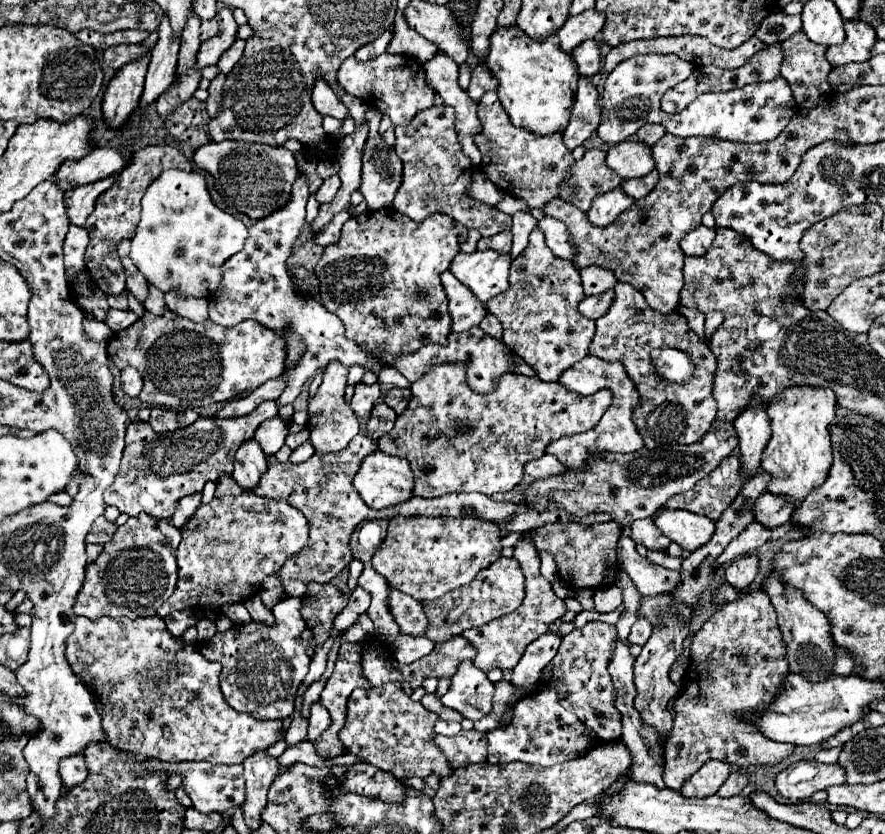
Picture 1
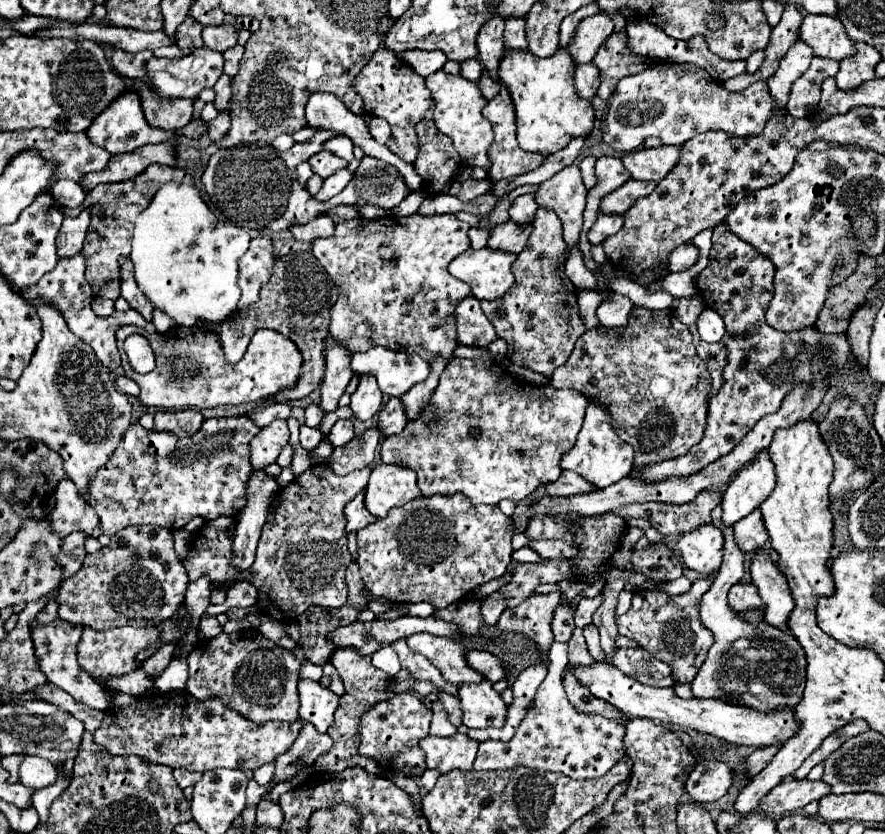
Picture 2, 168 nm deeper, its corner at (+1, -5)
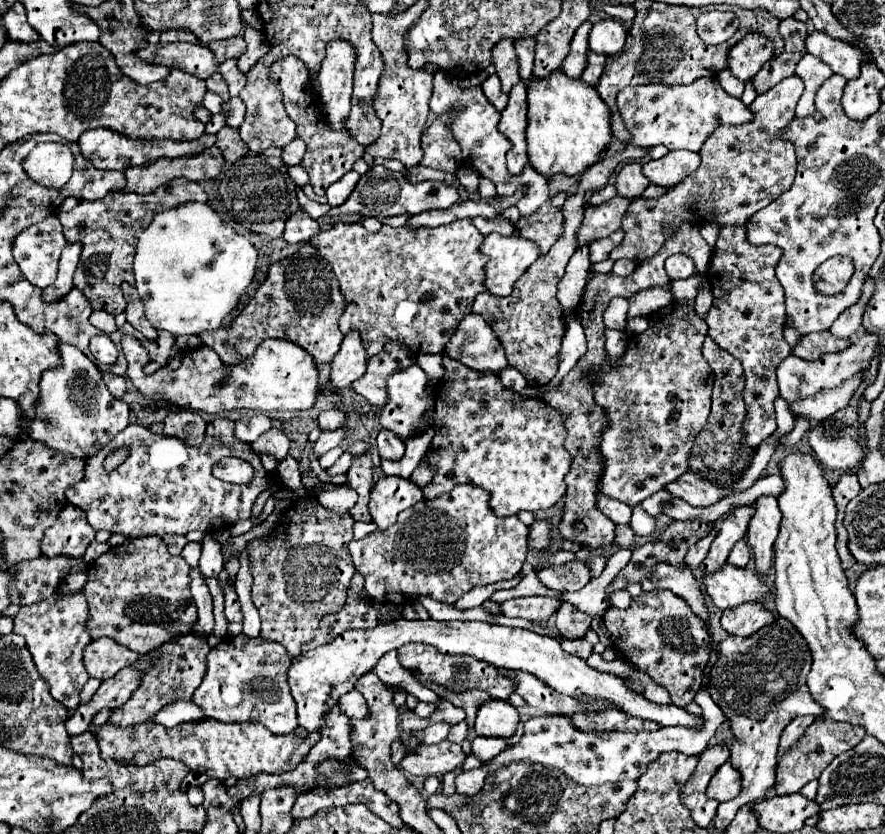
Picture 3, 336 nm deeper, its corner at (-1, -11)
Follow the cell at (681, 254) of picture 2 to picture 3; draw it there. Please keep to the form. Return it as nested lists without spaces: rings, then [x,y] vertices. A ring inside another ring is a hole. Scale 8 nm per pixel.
[[[672,255],[666,259],[666,273],[670,279],[686,279],[696,273],[696,267],[688,255]]]

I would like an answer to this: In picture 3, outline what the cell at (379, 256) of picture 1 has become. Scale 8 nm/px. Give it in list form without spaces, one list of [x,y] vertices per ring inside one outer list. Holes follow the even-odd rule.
[[[460,219],[460,221],[452,221],[448,225],[438,225],[438,227],[418,227],[418,229],[412,229],[412,227],[398,227],[398,229],[394,229],[390,225],[382,225],[382,229],[378,233],[366,231],[358,223],[336,223],[330,231],[322,231],[322,233],[318,233],[318,235],[314,235],[310,239],[310,243],[320,251],[320,255],[326,257],[328,263],[332,265],[332,271],[334,271],[334,275],[336,275],[336,279],[340,283],[342,295],[346,299],[346,311],[340,317],[340,331],[344,335],[348,335],[350,331],[358,331],[364,347],[366,347],[366,357],[372,357],[378,351],[382,351],[382,347],[388,341],[402,343],[412,355],[420,355],[420,353],[442,353],[444,351],[444,345],[446,345],[446,339],[450,339],[450,335],[454,333],[454,327],[458,327],[458,323],[462,321],[462,315],[468,315],[472,311],[472,303],[474,303],[476,295],[486,291],[482,287],[482,271],[484,271],[486,257],[478,251],[478,247],[480,247],[482,241],[484,241],[482,233],[472,225],[470,219]]]

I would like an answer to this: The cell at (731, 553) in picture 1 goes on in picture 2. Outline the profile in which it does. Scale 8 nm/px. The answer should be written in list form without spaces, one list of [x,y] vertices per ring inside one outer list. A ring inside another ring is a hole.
[[[714,577],[698,579],[688,593],[682,593],[680,597],[670,597],[666,593],[636,593],[632,599],[632,607],[616,617],[618,633],[634,639],[642,649],[646,649],[650,655],[654,655],[658,661],[666,663],[672,669],[672,675],[676,677],[676,685],[692,683],[700,665],[706,661],[708,649],[714,641],[712,631],[706,629],[700,621],[700,597],[708,587],[712,585]]]

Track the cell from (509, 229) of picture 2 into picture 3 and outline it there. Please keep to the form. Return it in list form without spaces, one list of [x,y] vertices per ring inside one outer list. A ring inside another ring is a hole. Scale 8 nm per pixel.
[[[544,203],[534,215],[518,219],[516,235],[534,241],[540,253],[546,253],[558,235],[562,235],[562,213],[550,203]]]

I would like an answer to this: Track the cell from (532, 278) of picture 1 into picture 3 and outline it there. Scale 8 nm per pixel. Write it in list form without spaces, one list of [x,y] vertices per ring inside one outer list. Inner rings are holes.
[[[570,195],[566,203],[560,207],[564,215],[564,233],[558,237],[554,247],[546,255],[540,255],[534,265],[530,265],[530,271],[518,279],[514,285],[514,291],[508,297],[494,297],[488,291],[480,293],[478,299],[474,299],[472,311],[482,313],[486,323],[494,329],[496,337],[500,339],[508,363],[516,367],[526,381],[532,387],[542,387],[548,385],[556,371],[558,371],[558,355],[560,355],[560,345],[566,333],[566,323],[564,323],[564,309],[556,297],[558,293],[558,283],[564,277],[564,267],[570,259],[570,255],[576,251],[578,241],[576,233],[582,223],[582,213],[584,213],[584,199],[582,195]]]

